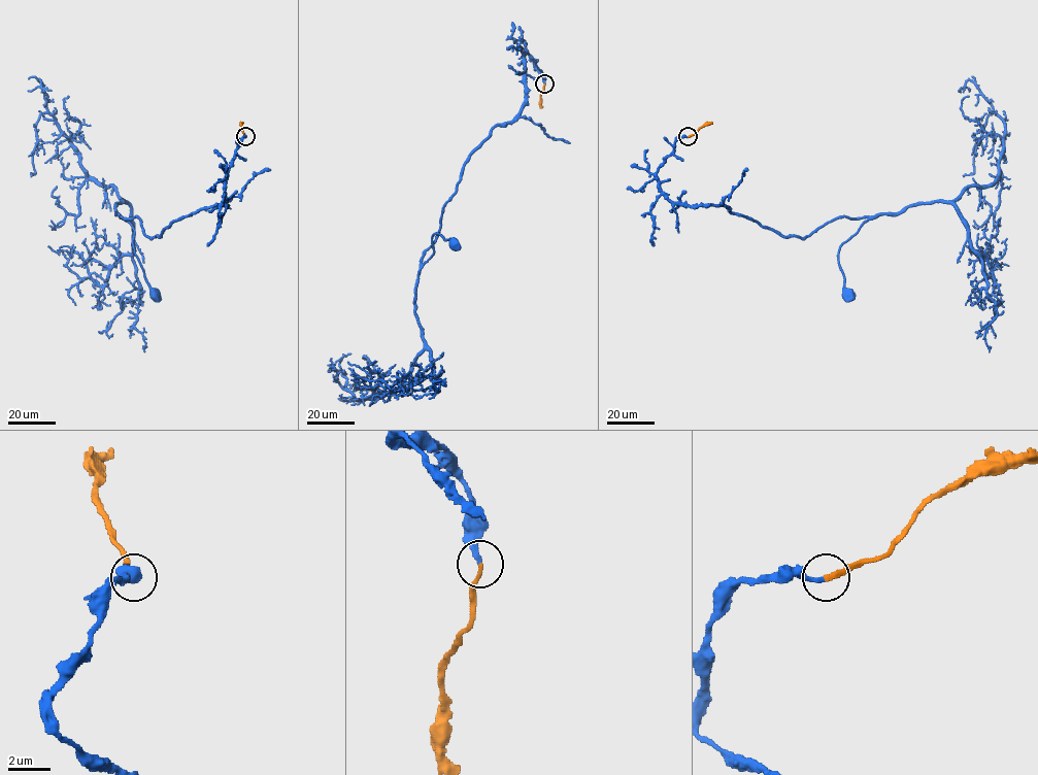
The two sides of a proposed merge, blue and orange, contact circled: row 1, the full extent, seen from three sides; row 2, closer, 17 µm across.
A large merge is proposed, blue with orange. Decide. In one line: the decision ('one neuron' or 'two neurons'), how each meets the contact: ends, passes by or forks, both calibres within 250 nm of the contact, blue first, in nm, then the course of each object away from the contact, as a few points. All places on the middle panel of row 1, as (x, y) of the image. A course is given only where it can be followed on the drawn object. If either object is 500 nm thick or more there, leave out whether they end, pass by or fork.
one neuron; blue ends there; orange ends there; 200 nm thick on the blue side, 220 nm on the other; blue runs (544, 83), (526, 52), (522, 111), (498, 124), (470, 156), (421, 267), (433, 254), (435, 233), (453, 244); orange runs (544, 83), (540, 96), (542, 107)

